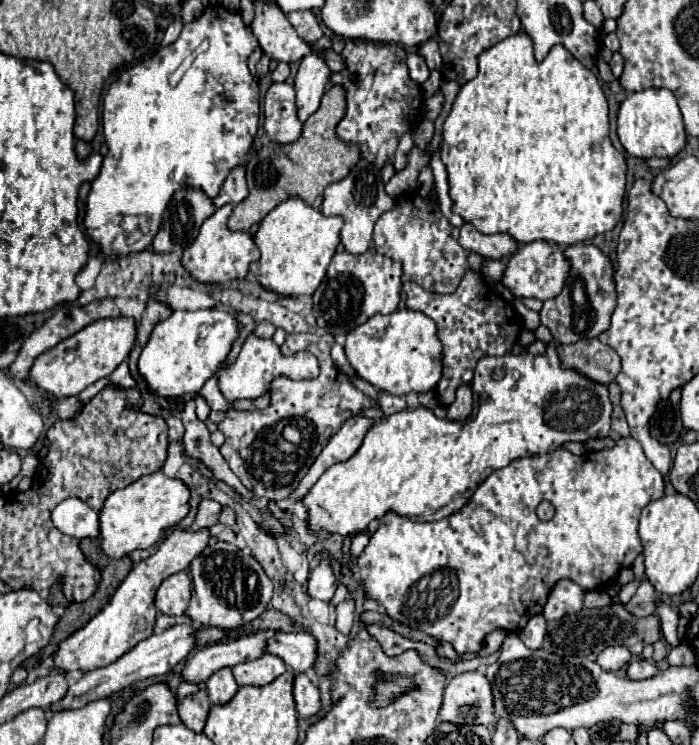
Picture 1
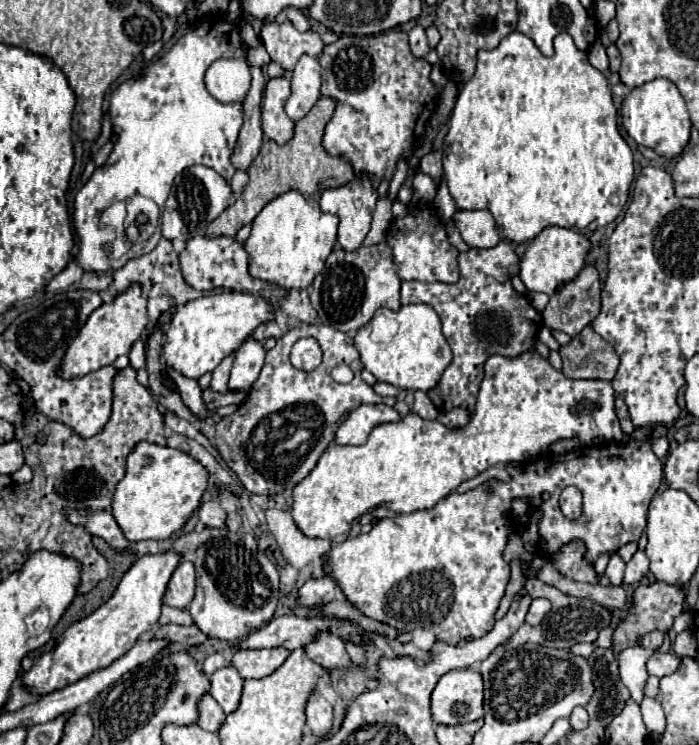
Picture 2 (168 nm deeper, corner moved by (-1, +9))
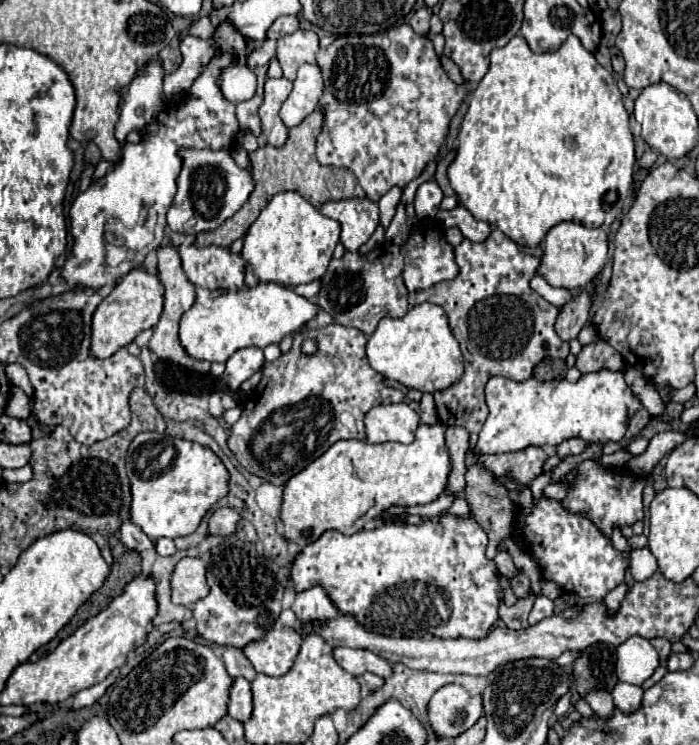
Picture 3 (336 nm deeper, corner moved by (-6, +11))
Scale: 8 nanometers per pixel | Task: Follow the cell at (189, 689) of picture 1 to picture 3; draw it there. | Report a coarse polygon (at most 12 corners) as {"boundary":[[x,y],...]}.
{"boundary":[[227,647],[223,663],[231,677],[255,679],[255,669],[241,649]]}

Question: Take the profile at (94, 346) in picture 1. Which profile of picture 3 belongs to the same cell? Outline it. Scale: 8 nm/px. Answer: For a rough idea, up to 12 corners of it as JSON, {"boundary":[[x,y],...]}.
{"boundary":[[133,269],[99,303],[89,355],[107,359],[163,311],[159,277]]}

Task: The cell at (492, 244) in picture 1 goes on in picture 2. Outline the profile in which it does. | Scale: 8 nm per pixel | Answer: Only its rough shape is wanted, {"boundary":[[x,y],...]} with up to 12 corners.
{"boundary":[[456,211],[468,247],[496,247],[500,235],[488,211]]}

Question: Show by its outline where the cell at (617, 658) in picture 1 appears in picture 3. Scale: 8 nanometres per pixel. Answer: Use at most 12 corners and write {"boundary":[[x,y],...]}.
{"boundary":[[627,585],[617,589],[605,595],[605,615],[613,617],[619,611]]}

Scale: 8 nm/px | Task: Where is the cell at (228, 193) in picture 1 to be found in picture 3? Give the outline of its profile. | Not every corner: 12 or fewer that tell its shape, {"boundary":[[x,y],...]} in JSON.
{"boundary":[[263,97],[237,103],[239,127],[261,135],[259,105]]}

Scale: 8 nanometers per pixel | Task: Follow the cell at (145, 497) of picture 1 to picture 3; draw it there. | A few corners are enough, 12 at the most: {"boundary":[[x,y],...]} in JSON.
{"boundary":[[139,433],[127,451],[131,521],[193,533],[227,495],[203,445]]}

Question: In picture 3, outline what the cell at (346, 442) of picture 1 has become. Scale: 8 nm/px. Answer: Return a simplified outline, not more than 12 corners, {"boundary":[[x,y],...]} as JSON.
{"boundary":[[407,403],[365,415],[367,443],[415,437],[419,415]]}

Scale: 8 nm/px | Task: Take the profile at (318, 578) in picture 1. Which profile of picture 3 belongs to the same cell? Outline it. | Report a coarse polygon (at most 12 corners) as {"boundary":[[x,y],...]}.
{"boundary":[[321,585],[295,593],[299,621],[337,617],[339,609]]}

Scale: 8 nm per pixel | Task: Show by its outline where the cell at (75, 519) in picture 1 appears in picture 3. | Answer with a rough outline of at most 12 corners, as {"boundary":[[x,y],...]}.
{"boundary":[[131,521],[119,525],[119,541],[139,553],[153,549],[153,541]]}

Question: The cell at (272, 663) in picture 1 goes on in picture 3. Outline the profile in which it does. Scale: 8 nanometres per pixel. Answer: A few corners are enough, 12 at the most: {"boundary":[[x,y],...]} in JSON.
{"boundary":[[271,629],[243,653],[257,673],[279,677],[291,669],[301,635]]}

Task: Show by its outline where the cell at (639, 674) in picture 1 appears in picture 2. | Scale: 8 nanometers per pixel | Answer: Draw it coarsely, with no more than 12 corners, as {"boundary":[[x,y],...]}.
{"boundary":[[654,651],[648,659],[648,673],[672,675],[680,667],[674,653]]}

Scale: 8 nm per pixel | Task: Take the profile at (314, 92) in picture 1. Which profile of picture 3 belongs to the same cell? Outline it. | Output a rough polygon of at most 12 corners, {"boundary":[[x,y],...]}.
{"boundary":[[319,65],[297,71],[279,115],[287,127],[313,113],[323,95]]}

